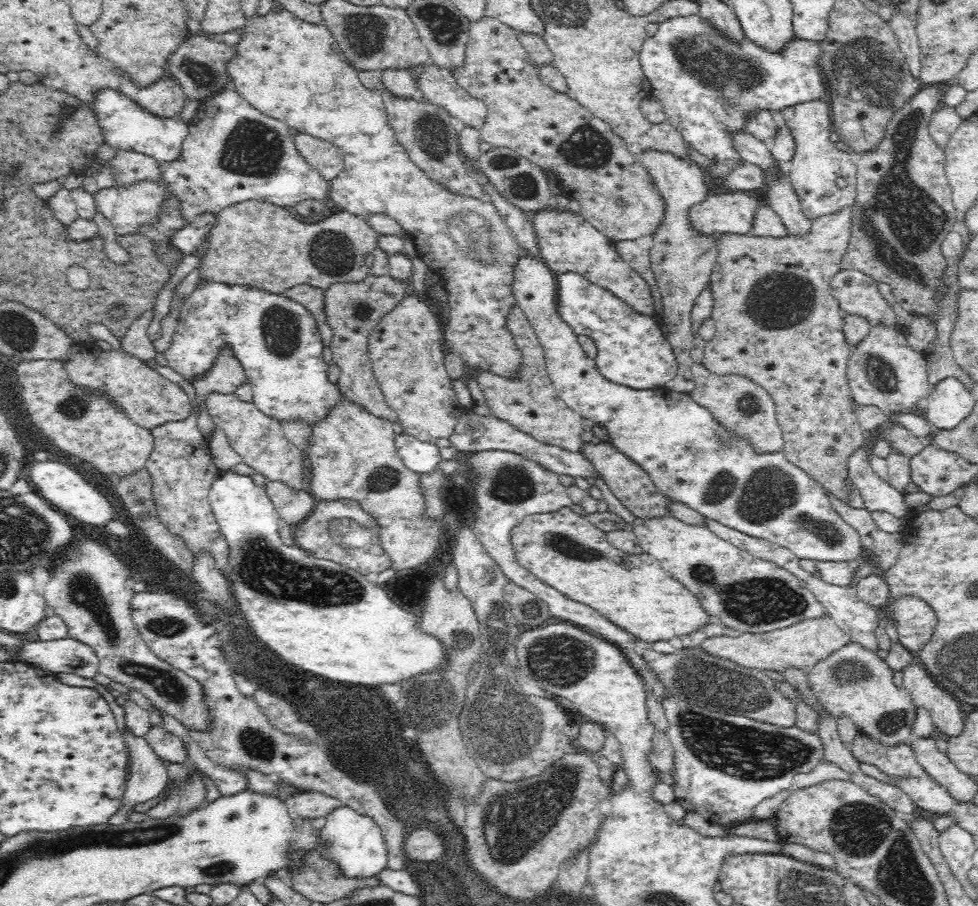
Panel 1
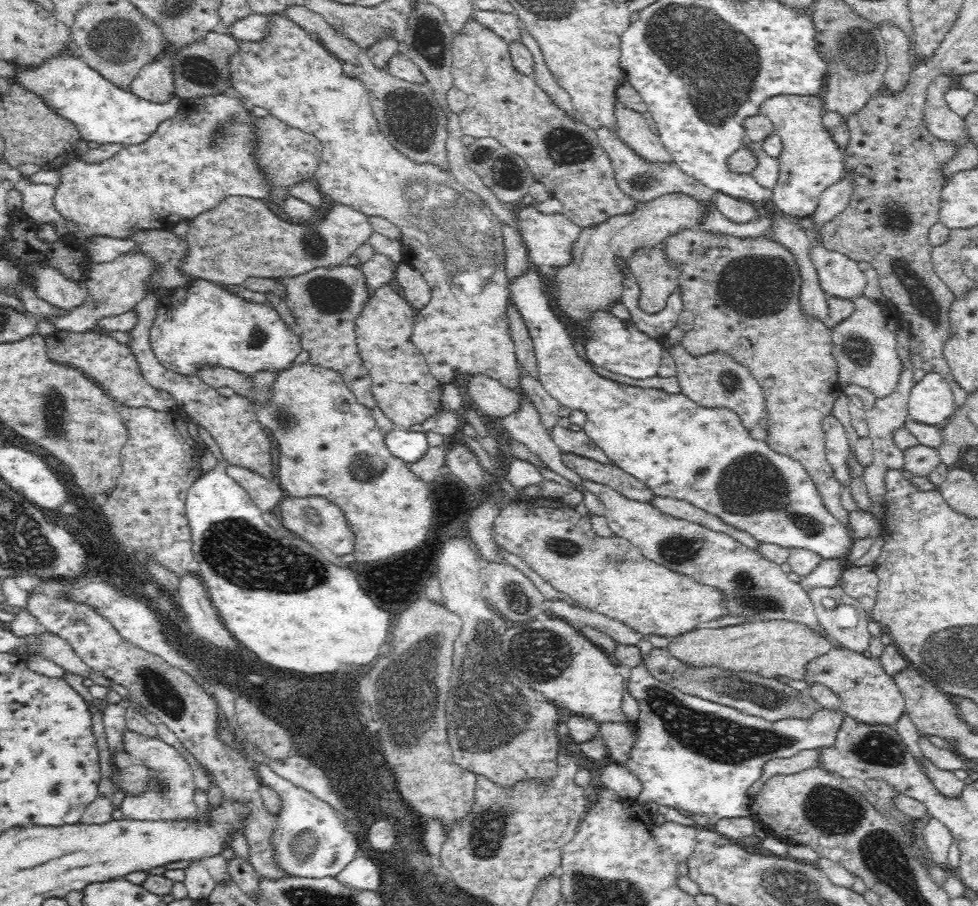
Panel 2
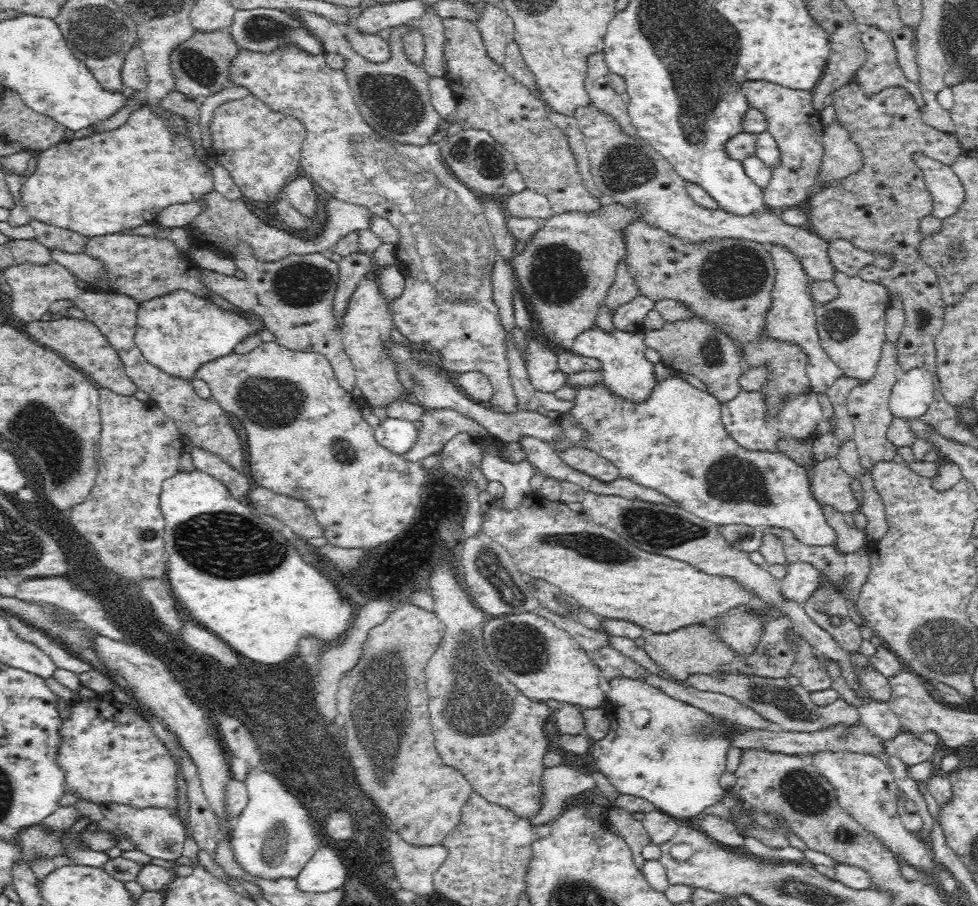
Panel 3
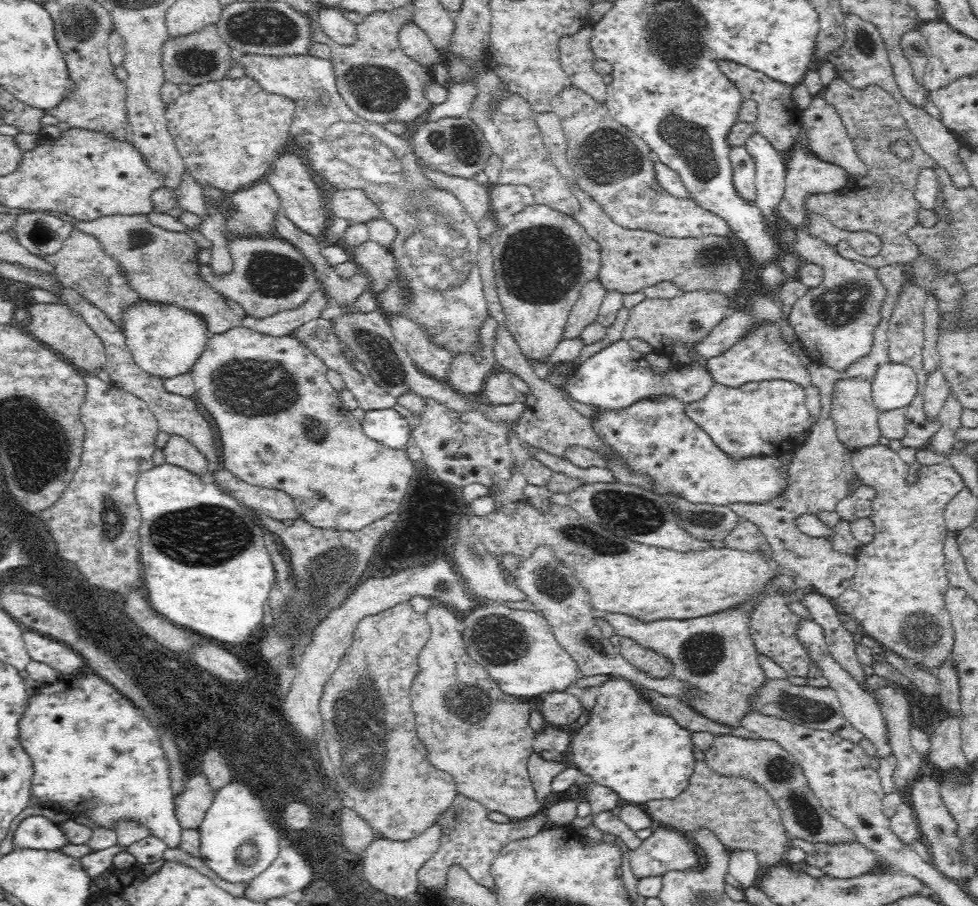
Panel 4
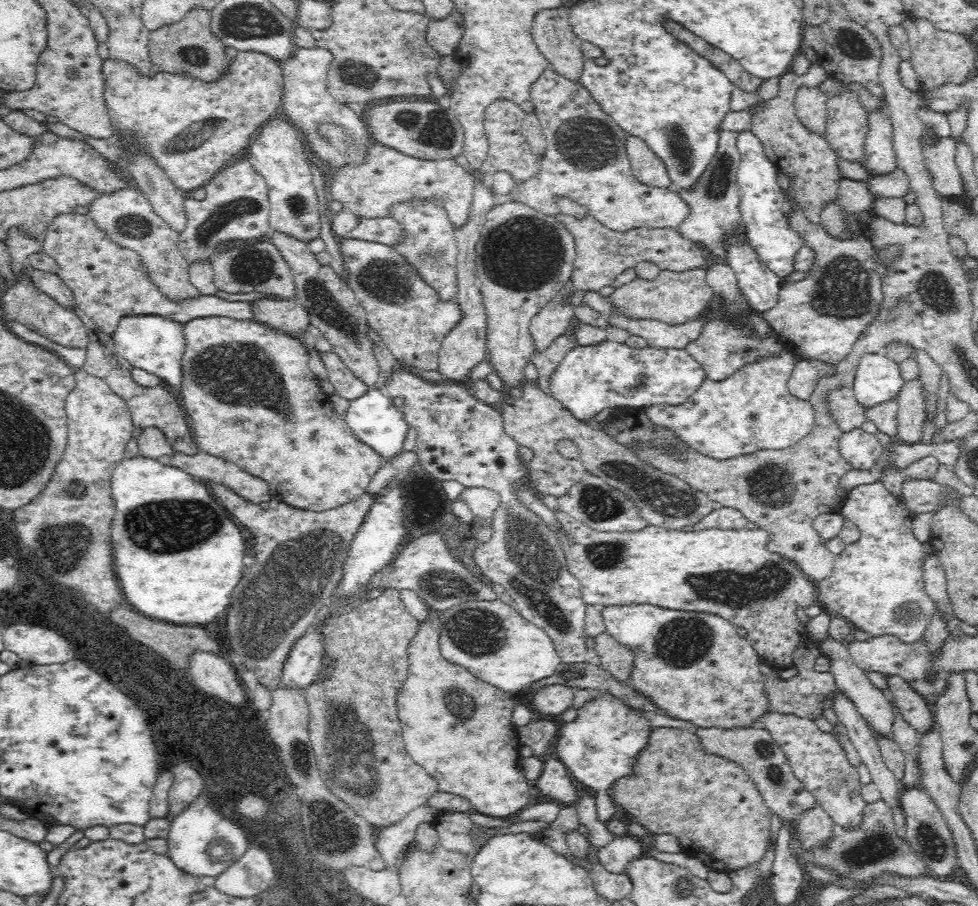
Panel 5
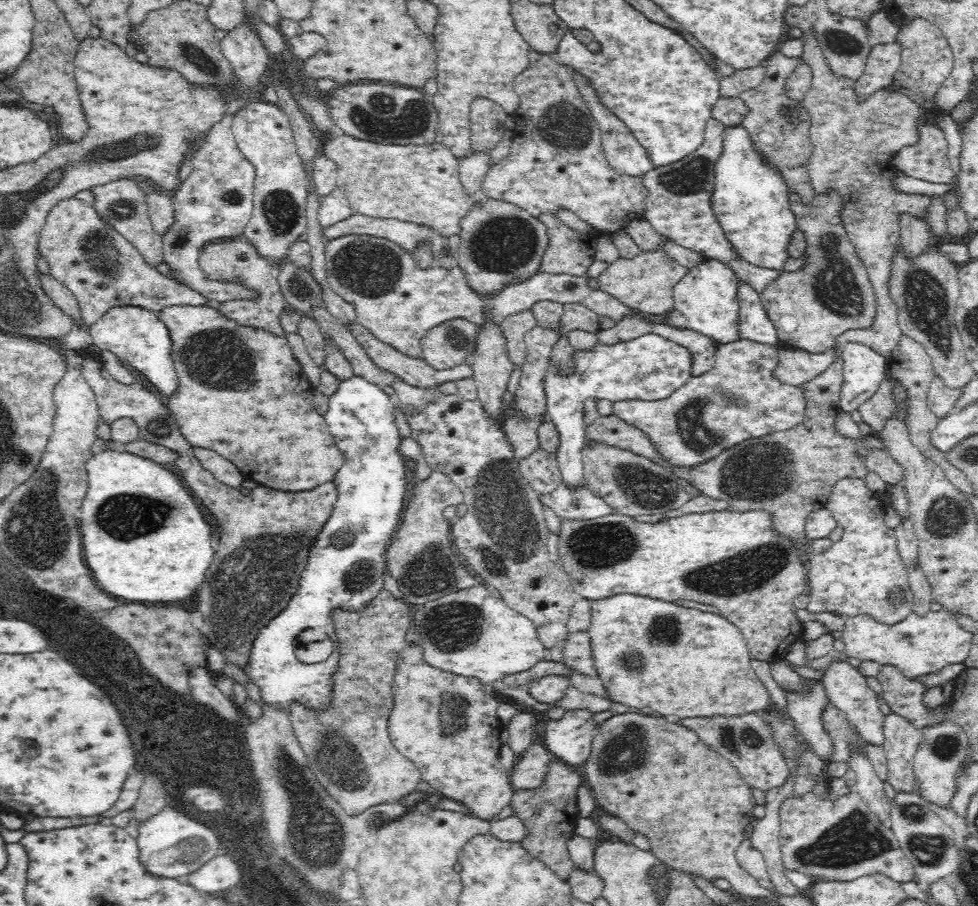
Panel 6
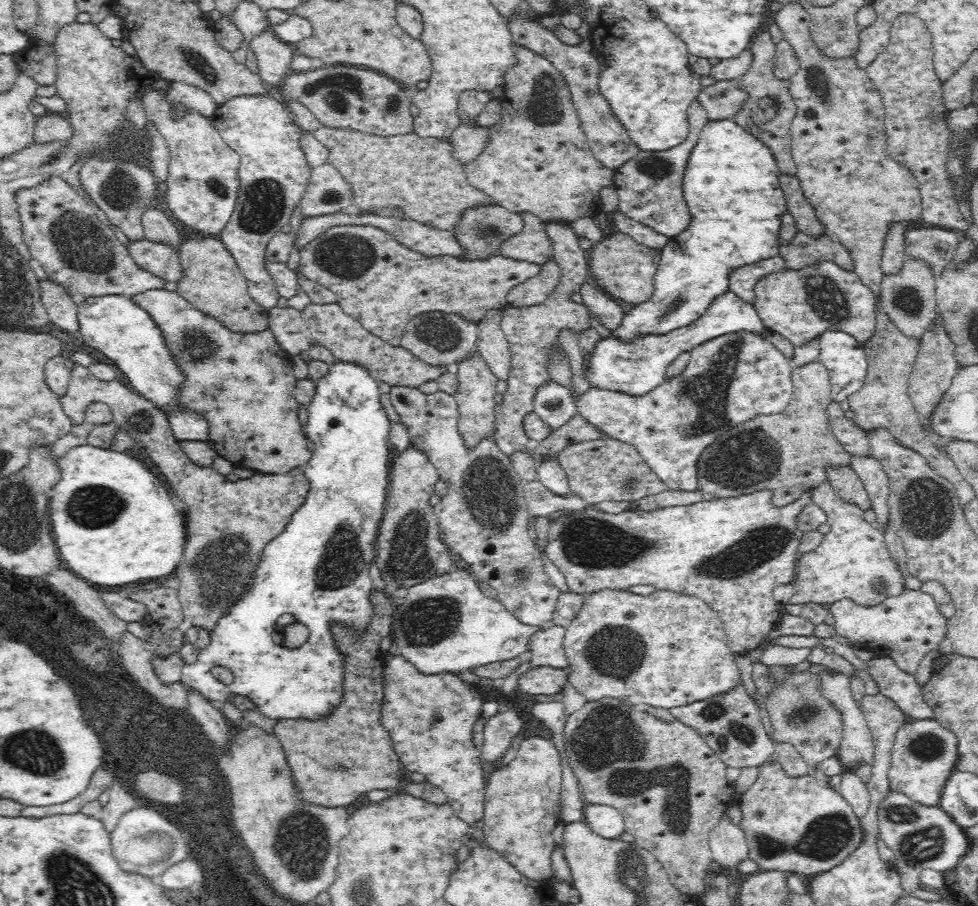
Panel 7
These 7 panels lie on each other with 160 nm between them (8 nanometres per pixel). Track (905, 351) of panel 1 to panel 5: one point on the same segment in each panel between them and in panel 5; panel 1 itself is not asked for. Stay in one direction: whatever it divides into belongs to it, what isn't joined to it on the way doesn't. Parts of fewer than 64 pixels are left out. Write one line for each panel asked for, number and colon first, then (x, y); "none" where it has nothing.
2: (863, 344)
3: (850, 326)
4: (835, 319)
5: (820, 316)

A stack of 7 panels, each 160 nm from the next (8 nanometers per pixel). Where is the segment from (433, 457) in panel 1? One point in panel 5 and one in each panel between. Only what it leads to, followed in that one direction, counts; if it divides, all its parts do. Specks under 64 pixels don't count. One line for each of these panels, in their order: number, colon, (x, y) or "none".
2: (407, 444)
3: (398, 435)
4: (385, 425)
5: (373, 419)

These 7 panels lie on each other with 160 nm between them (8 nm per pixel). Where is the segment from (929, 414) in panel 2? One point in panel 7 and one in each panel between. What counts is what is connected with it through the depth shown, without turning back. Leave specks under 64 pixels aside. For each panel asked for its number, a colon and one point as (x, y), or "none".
3: (913, 390)
4: (893, 385)
5: (876, 378)
6: (863, 369)
7: (840, 354)

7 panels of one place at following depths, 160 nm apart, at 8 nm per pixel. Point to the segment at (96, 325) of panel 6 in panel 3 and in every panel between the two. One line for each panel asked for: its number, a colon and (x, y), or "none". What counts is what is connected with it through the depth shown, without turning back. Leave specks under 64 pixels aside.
3: (176, 333)
4: (163, 340)
5: (155, 344)

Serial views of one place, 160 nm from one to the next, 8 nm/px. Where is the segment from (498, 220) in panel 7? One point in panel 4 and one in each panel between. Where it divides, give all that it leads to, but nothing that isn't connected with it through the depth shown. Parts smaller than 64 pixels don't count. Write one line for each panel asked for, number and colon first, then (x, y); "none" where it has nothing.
4: (541, 259)
5: (522, 260)
6: (499, 242)

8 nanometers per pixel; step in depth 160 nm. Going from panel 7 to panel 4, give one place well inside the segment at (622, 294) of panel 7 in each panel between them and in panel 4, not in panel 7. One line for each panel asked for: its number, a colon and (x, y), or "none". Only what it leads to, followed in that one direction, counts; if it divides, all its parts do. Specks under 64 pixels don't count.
4: (688, 316)
5: (674, 297)
6: (642, 282)

